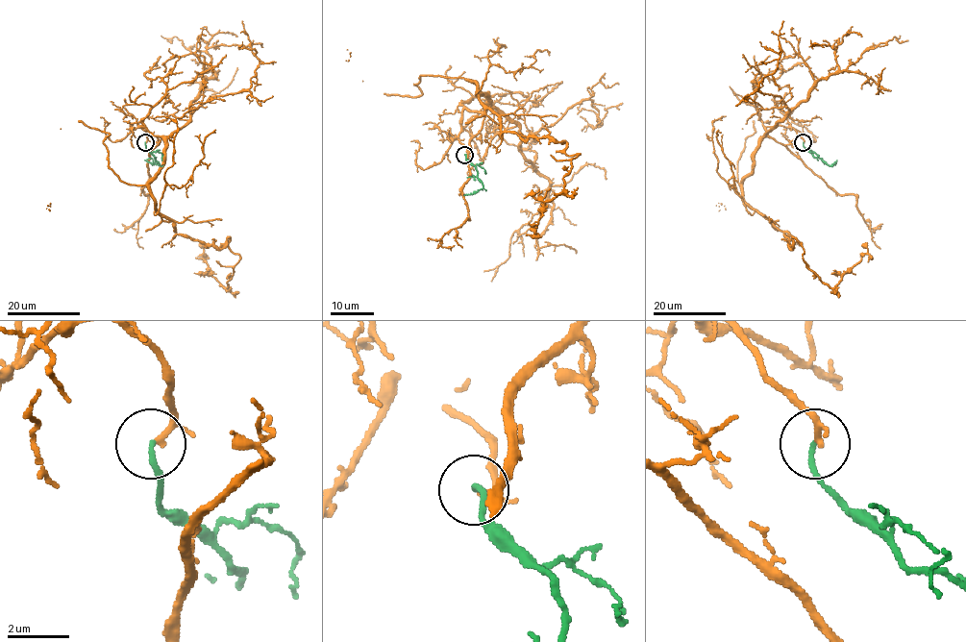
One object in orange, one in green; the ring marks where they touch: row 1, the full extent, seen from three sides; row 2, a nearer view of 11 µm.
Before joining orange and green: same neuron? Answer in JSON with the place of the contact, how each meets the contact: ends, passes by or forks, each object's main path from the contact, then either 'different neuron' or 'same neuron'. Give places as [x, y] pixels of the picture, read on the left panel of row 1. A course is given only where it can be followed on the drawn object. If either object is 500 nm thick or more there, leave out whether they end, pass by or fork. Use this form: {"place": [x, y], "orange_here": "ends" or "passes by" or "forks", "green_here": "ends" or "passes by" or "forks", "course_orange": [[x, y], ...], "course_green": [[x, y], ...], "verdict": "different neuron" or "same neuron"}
{"place": [145, 142], "orange_here": "passes by", "green_here": "ends", "course_orange": [[145, 142], [142, 126], [164, 139], [149, 194], [175, 234], [228, 237], [239, 260], [227, 288], [195, 258]], "course_green": [[144, 142], [145, 148], [160, 164], [144, 160]], "verdict": "same neuron"}

